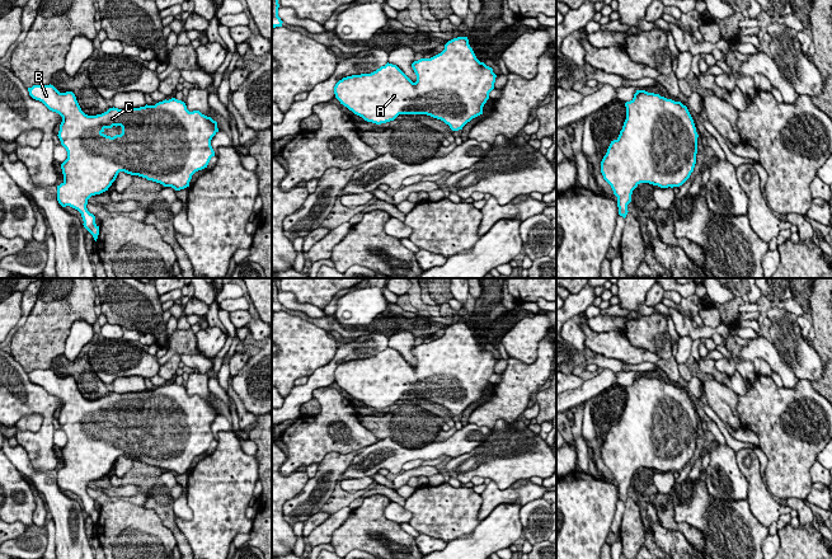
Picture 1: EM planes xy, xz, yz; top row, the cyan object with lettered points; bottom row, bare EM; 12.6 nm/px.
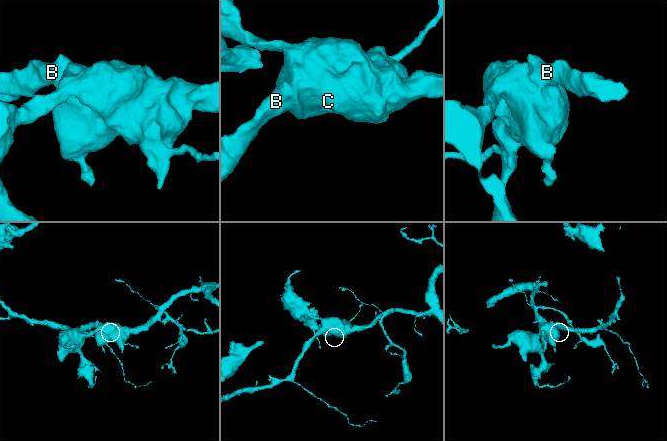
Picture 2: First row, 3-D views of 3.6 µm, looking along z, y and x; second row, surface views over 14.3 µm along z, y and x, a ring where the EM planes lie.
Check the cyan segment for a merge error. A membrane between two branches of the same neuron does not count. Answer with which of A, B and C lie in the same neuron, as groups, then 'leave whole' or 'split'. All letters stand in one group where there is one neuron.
A B C | leave whole

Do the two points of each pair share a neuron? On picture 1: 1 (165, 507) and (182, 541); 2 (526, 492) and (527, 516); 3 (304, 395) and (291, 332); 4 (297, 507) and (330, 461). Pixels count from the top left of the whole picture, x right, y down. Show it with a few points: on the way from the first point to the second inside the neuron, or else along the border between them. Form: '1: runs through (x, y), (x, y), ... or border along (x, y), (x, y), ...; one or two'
1: runs through (167, 516), (177, 532); one
2: border along (541, 497), (521, 506); two
3: border along (332, 358), (308, 376); two
4: runs through (309, 496), (327, 478), (328, 473); one

